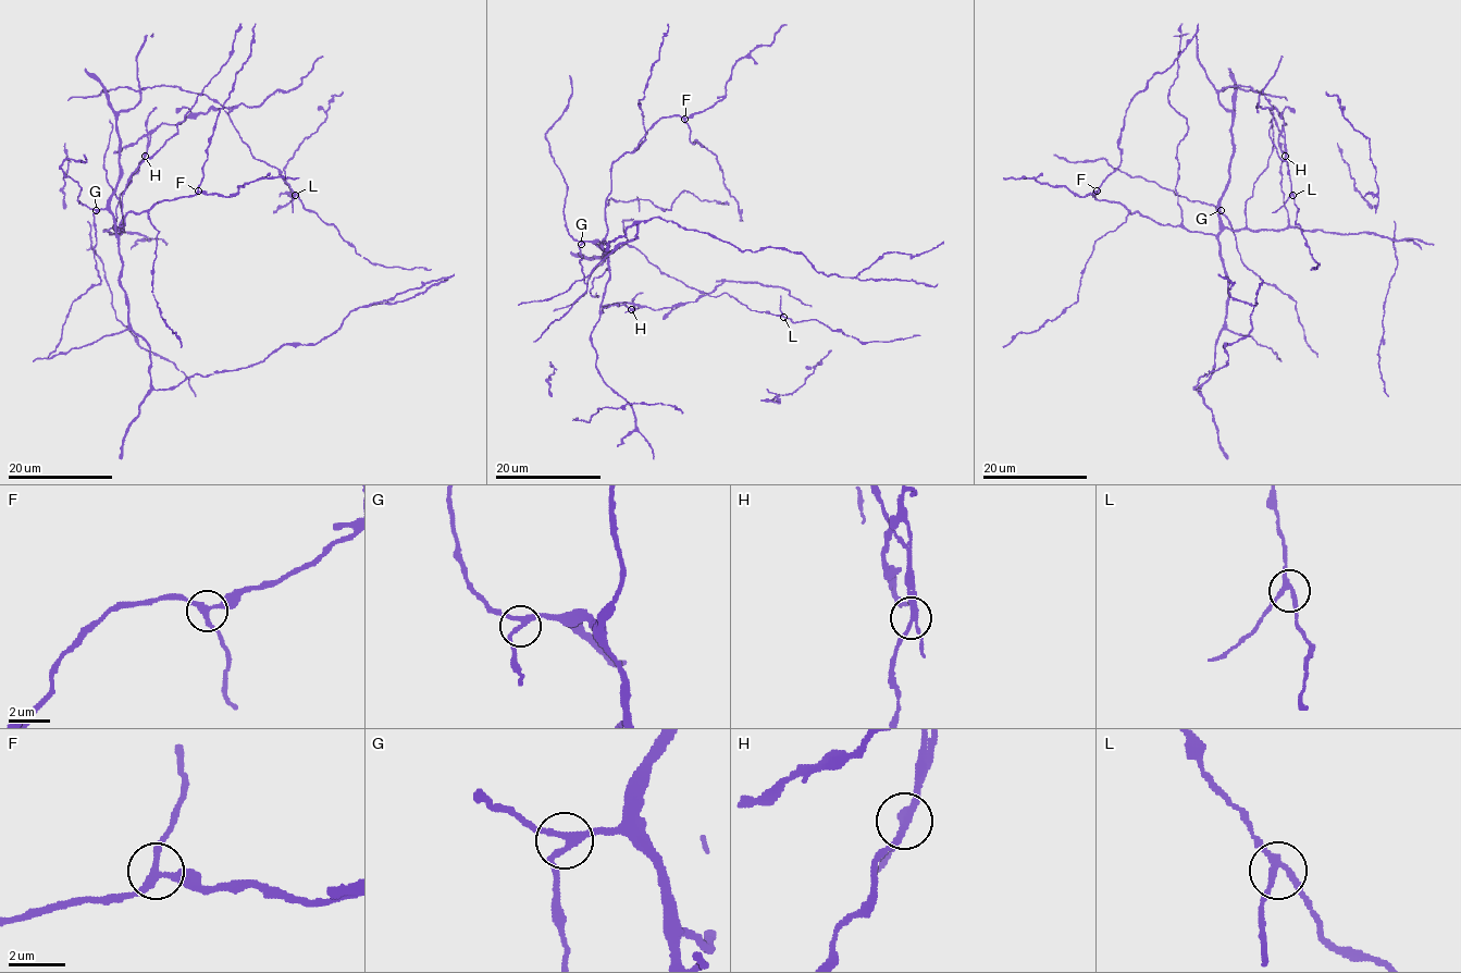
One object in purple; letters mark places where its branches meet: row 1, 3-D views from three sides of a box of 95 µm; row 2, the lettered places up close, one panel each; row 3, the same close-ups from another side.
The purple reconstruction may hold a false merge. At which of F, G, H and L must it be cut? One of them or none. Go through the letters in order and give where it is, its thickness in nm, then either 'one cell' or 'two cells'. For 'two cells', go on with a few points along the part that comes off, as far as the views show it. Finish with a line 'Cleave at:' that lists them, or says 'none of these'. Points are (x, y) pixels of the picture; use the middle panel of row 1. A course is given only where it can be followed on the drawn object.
F: place (684, 119); calibre 240 nm; one cell
G: place (581, 244); calibre 240 nm; one cell
H: place (631, 309); calibre 220 nm; two cells
L: place (783, 317); calibre 200 nm; one cell
Cleave at: H

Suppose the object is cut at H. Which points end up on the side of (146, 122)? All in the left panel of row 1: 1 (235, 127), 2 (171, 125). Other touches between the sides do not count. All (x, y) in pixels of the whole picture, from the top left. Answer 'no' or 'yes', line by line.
1: no
2: yes

